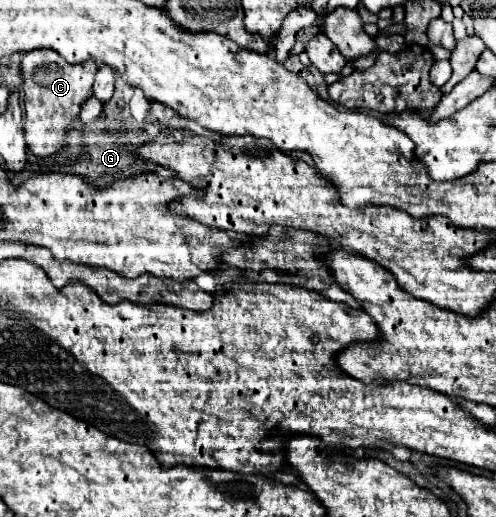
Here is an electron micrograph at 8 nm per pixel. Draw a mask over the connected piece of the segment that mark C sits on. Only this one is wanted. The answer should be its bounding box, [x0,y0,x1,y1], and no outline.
[23,48,97,158]

